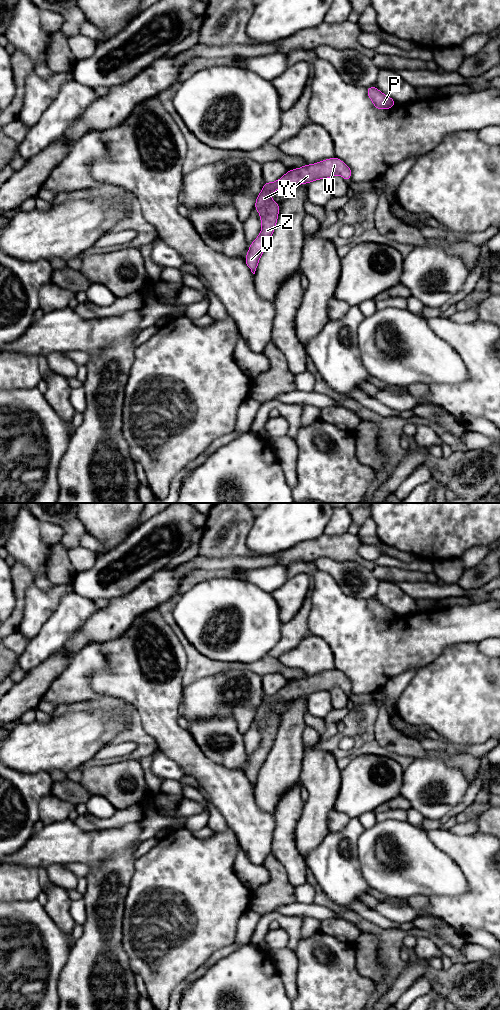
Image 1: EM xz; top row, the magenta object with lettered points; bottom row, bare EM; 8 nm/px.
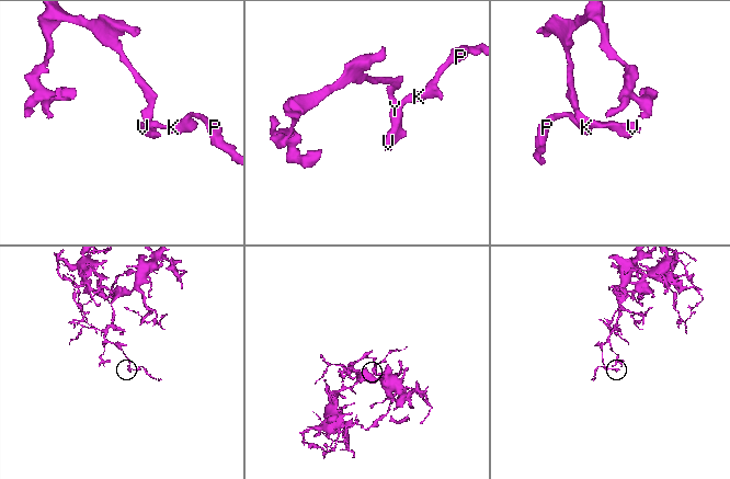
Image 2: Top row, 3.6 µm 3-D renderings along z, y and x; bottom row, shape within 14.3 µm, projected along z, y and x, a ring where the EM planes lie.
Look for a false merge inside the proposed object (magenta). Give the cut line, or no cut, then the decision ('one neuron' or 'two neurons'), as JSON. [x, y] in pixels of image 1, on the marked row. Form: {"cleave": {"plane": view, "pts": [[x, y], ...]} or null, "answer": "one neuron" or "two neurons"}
{"cleave": null, "answer": "one neuron"}

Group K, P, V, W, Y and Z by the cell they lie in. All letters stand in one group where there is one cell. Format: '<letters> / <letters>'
K P V W Y Z

